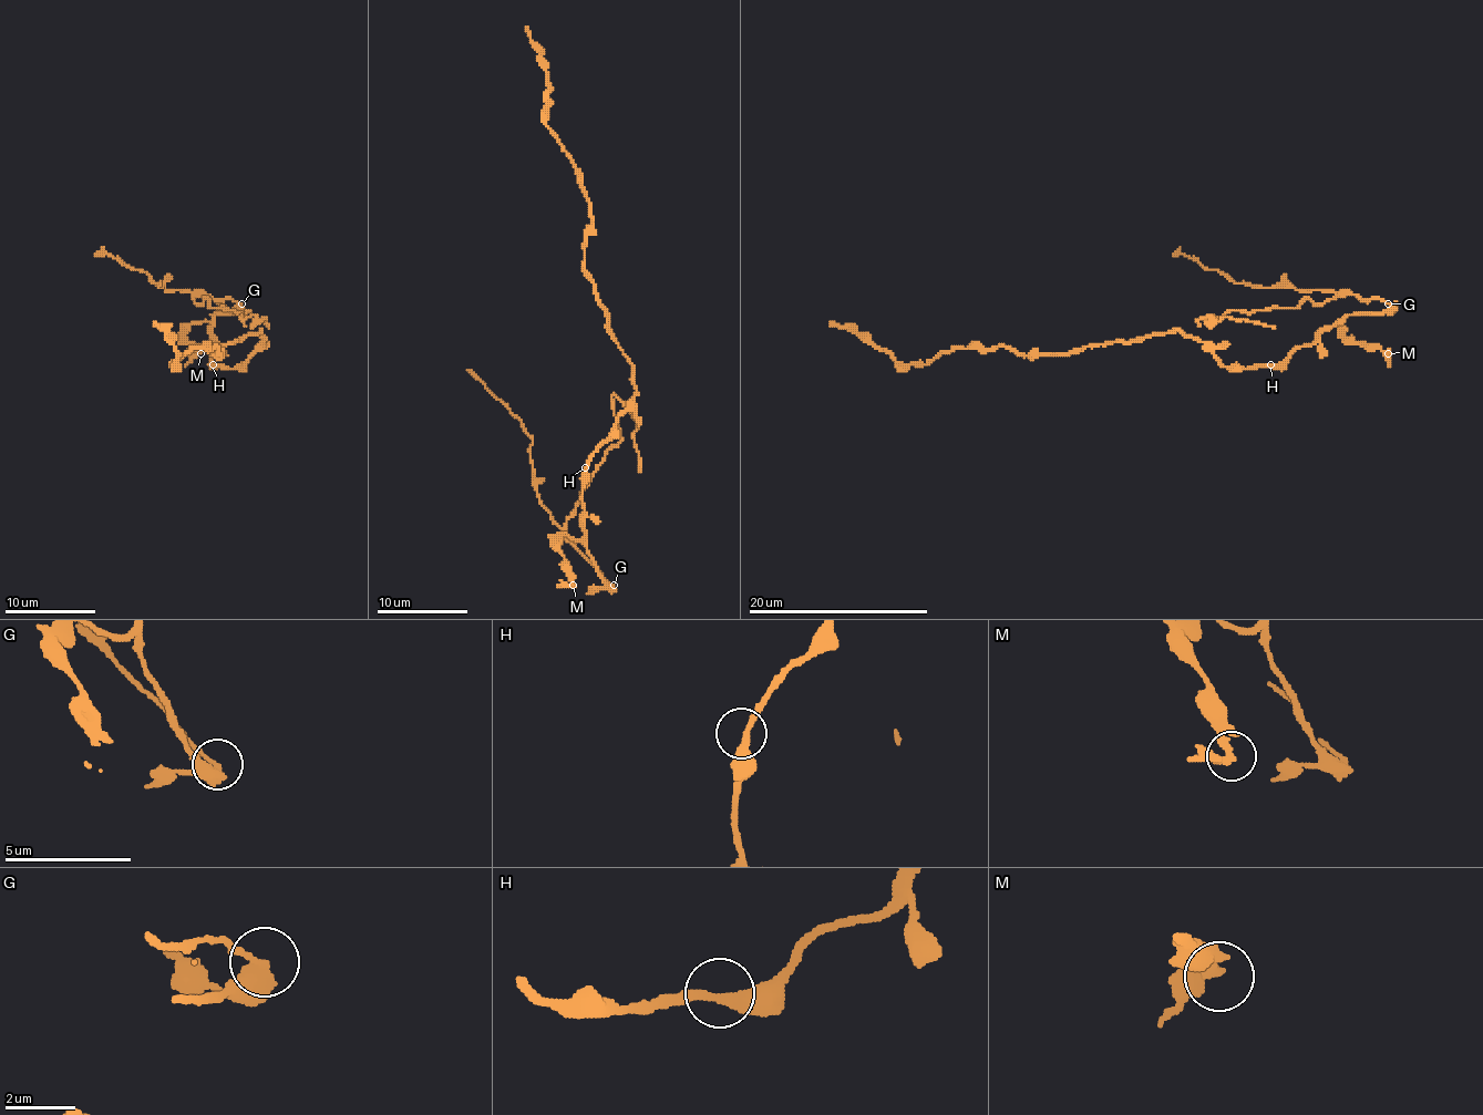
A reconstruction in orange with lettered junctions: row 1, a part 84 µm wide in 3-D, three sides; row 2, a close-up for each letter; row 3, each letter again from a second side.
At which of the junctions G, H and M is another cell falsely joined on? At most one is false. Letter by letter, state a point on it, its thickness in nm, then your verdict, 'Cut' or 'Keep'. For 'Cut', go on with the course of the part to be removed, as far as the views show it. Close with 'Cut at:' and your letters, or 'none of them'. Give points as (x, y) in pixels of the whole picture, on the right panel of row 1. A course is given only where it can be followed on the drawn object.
G: Place: (1388, 303). Thickness 360 nm. Cut. Course of the part to remove: (1388, 303), (1353, 295), (1320, 303), (1304, 299), (1293, 308), (1232, 310), (1201, 319), (1247, 319), (1275, 328)
H: Place: (1270, 364). Thickness 320 nm. Keep
M: Place: (1388, 353). Thickness 360 nm. Keep
Cut at: G

